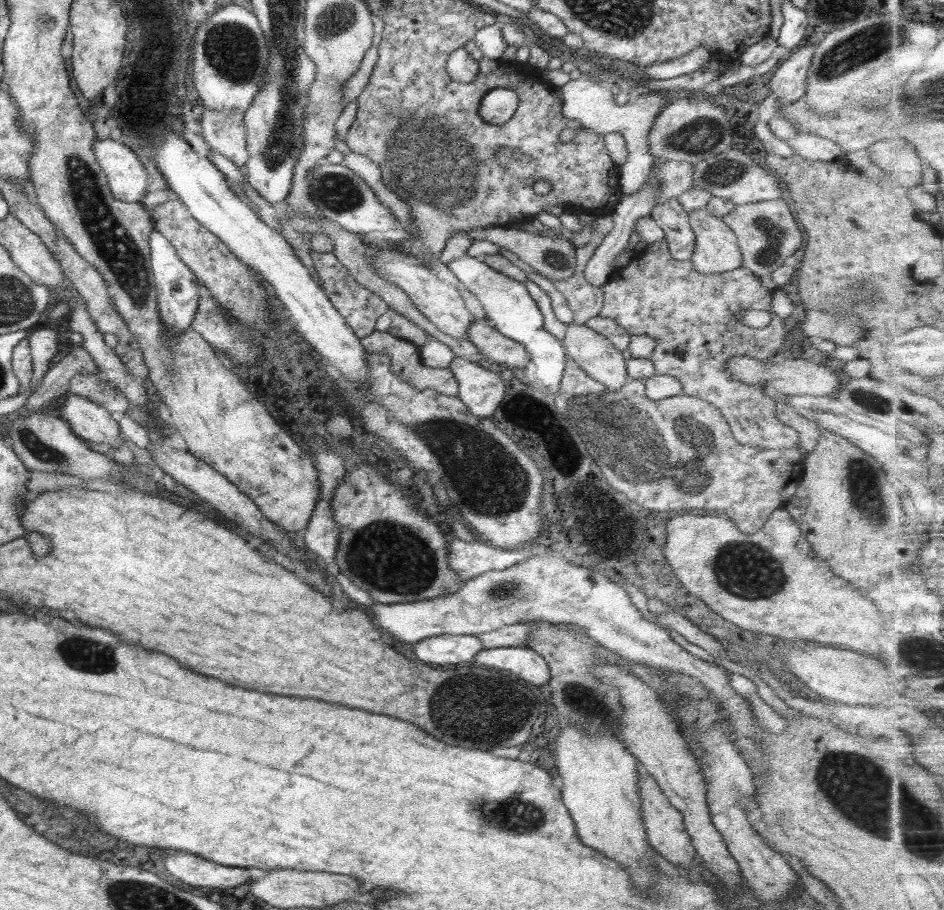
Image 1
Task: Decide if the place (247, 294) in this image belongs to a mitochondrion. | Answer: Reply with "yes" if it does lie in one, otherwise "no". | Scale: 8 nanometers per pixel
yes

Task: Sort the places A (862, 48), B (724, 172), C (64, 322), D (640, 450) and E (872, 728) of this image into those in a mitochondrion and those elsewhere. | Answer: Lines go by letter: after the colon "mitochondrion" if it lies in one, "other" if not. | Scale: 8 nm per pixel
A: mitochondrion
B: mitochondrion
C: other
D: mitochondrion
E: other

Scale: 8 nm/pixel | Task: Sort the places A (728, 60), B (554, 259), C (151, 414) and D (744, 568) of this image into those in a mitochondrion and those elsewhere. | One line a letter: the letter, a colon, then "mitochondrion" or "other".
A: other
B: mitochondrion
C: other
D: mitochondrion

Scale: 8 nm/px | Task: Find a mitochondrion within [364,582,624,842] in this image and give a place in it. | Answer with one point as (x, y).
(463, 707)

